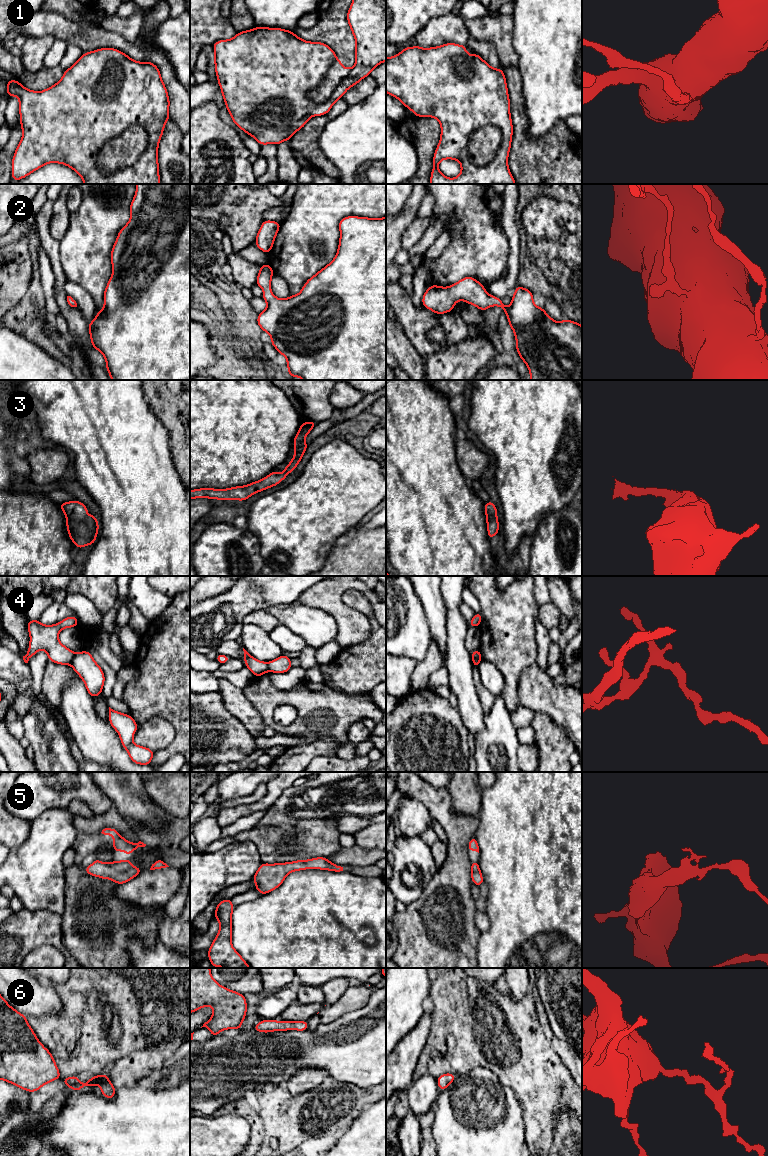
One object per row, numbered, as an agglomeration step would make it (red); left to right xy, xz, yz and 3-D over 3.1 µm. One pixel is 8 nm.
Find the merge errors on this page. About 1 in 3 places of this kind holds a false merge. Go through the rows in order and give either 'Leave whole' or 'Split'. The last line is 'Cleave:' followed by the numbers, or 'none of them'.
1: Split
2: Leave whole
3: Leave whole
4: Split
5: Leave whole
6: Leave whole
Cleave: 1, 4

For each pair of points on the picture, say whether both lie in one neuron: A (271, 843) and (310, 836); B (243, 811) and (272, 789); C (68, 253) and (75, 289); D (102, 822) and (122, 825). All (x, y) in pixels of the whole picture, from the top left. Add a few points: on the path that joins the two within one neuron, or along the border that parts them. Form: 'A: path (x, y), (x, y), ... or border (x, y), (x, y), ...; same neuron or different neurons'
A: path (281, 843), (300, 841); same neuron
B: path (251, 808), (260, 805), (268, 797); same neuron
C: border (68, 280), (78, 283), (92, 298); different neurons
D: path (107, 822), (117, 822); same neuron

